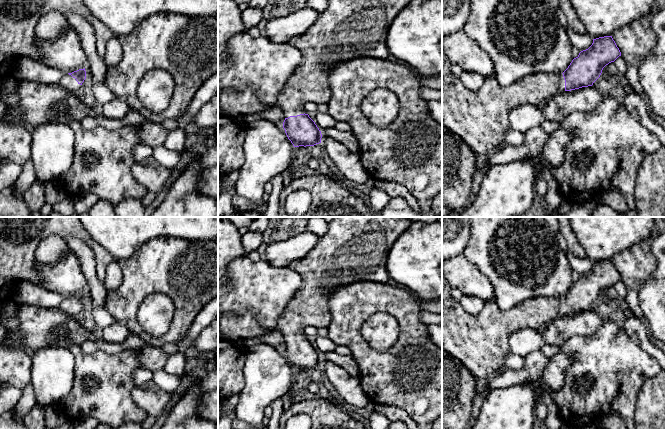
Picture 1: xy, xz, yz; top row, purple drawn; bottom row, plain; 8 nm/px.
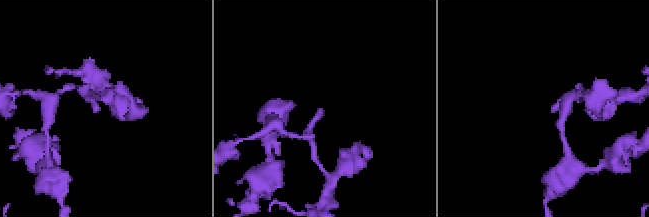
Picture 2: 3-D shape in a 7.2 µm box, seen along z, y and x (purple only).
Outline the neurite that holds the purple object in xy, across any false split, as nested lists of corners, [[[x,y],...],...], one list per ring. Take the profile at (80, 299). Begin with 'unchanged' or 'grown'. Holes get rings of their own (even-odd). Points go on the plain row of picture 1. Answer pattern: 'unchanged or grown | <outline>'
grown | [[[79,293],[72,297],[65,297],[63,302],[59,305],[58,309],[69,315],[76,315],[80,312],[86,303],[86,295]]]

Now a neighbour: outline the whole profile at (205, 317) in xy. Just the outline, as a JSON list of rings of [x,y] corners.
[[[218,295],[205,305],[196,315],[186,336],[178,344],[176,344],[178,350],[184,353],[189,347],[195,345],[195,341],[200,333],[207,328],[217,316]]]

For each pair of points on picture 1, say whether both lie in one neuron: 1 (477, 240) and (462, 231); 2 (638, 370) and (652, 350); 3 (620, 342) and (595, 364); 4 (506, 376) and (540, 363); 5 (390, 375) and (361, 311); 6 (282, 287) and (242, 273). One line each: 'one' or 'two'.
1: two
2: two
3: one
4: one
5: one
6: one

